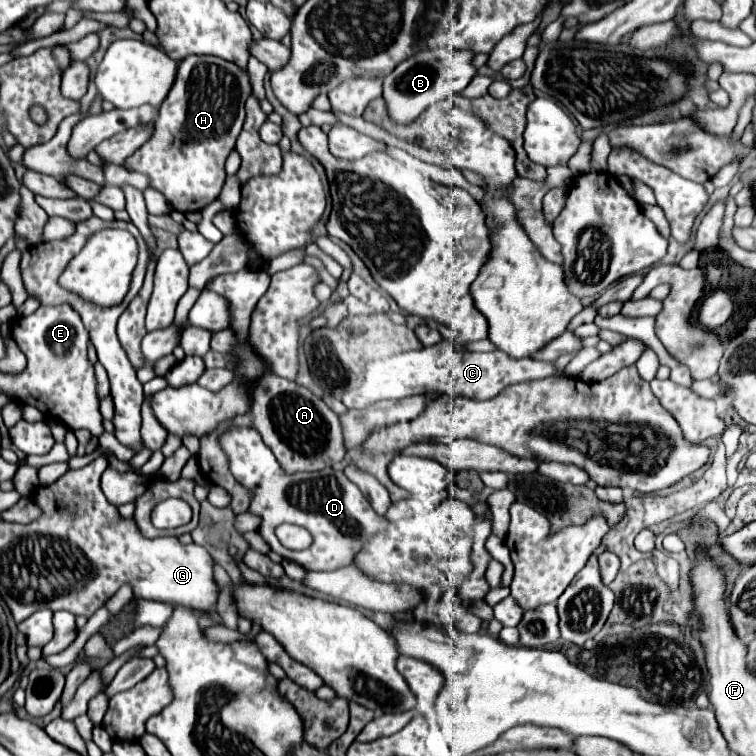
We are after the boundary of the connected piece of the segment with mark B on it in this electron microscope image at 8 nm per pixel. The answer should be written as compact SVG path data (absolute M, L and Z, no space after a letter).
M450 47L424 49L404 59L388 77L384 77L384 99L392 119L396 119L396 123L410 123L428 105L464 91L478 71L472 61L474 51L454 51Z

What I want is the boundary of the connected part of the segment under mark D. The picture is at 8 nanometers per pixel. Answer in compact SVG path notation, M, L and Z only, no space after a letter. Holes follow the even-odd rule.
M248 427L230 429L228 433L224 433L222 445L228 451L230 471L234 479L252 495L248 513L260 517L258 533L262 535L262 539L274 553L302 565L308 571L332 571L336 567L350 565L356 551L376 531L384 531L384 527L388 525L384 517L372 511L360 489L352 481L348 481L342 471L326 467L316 473L286 473L276 461L274 453L264 445L258 431L252 431ZM282 523L306 527L314 537L314 545L306 551L286 549L274 533Z

